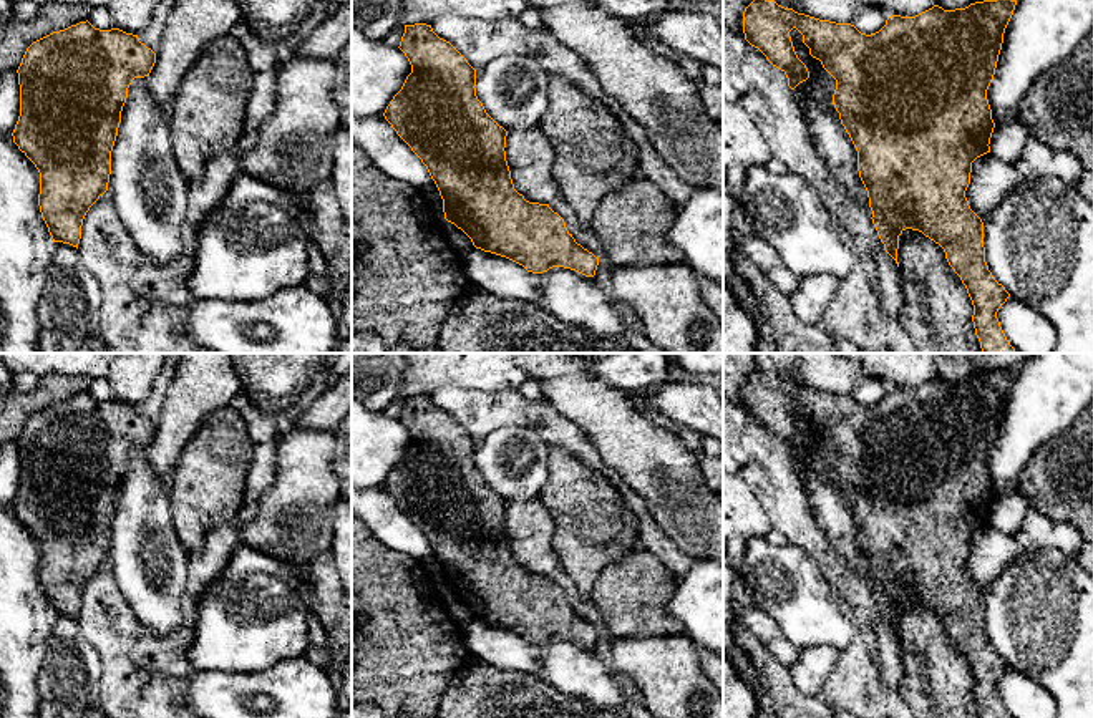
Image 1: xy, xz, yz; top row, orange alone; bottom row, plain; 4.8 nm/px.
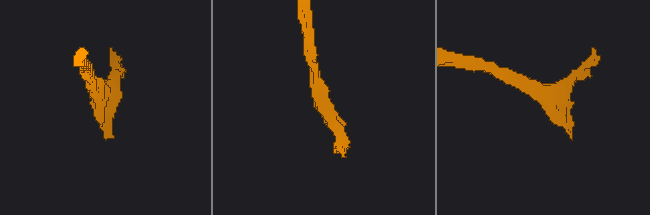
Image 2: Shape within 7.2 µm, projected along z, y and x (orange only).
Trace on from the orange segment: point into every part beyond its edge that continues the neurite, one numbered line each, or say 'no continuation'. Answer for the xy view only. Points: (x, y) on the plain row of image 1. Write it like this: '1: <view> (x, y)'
no continuation

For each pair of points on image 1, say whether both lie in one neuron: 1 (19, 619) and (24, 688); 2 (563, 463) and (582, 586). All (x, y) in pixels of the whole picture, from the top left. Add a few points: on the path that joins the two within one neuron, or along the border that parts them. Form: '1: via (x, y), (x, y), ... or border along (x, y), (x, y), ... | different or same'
1: via (19, 635), (19, 672) | same
2: via (573, 493), (582, 503), (582, 556) | same

